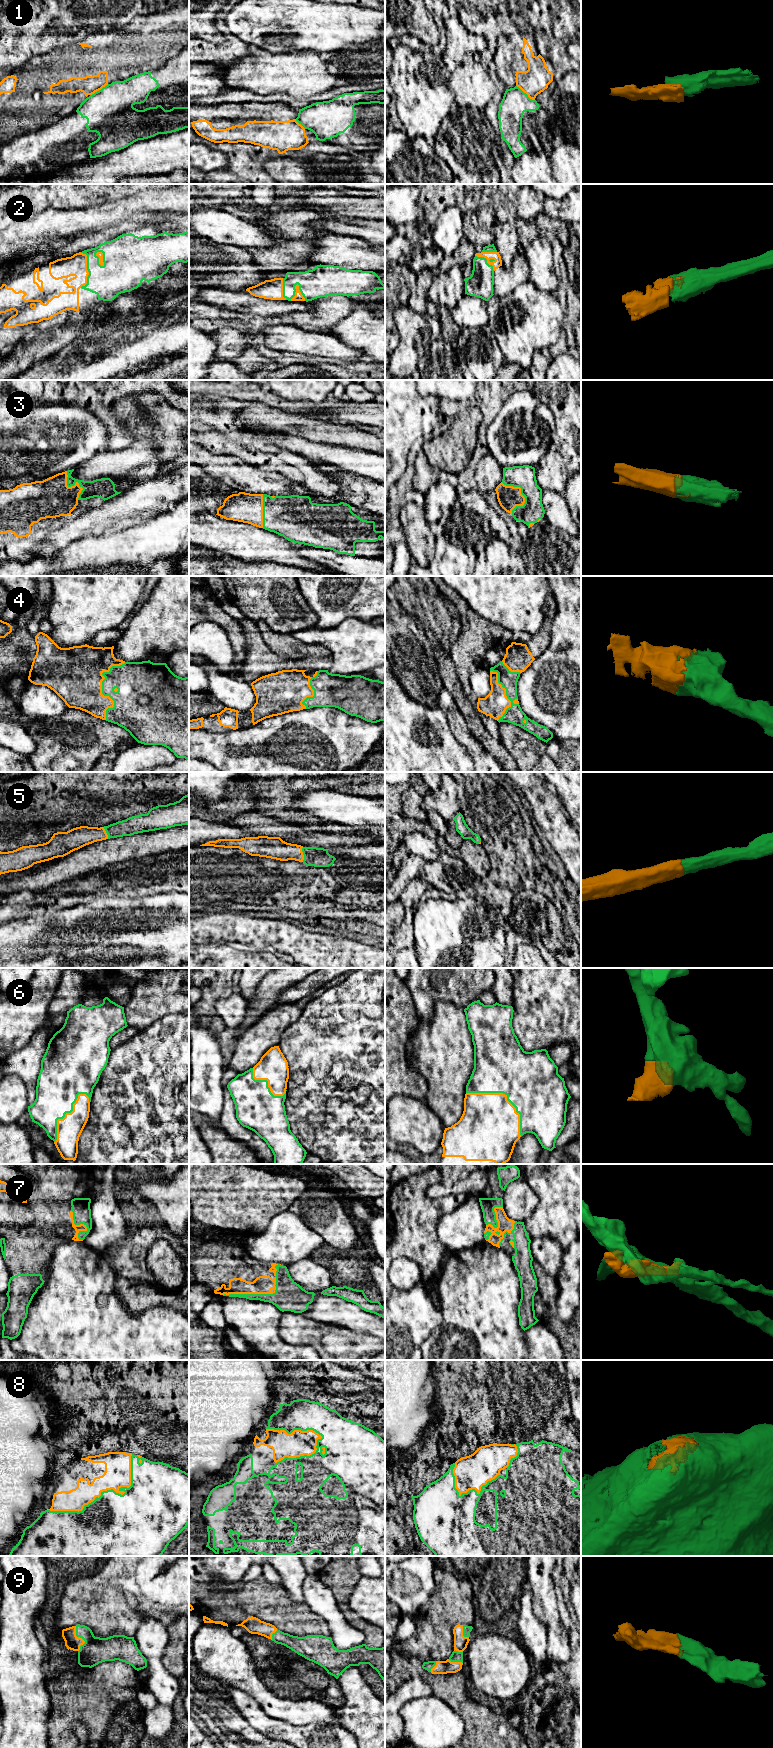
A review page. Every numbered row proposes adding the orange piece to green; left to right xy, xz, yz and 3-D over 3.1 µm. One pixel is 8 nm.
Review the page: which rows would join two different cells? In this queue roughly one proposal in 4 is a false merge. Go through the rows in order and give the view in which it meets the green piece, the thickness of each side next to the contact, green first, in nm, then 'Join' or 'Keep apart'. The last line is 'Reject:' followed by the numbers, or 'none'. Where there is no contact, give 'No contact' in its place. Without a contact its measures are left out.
1: Touches green in yz. Thickness 220 nm (green) against 220 nm. Keep apart
2: Touches green in xy. Thickness 280 nm (green) against 170 nm. Join
3: Touches green in yz. Thickness 180 nm (green) against 180 nm. Join
4: Touches green in xy. Thickness 280 nm (green) against 440 nm. Join
5: Touches green in xz. Thickness 160 nm (green) against 180 nm. Join
6: Touches green in yz. Thickness 460 nm (green) against 460 nm. Join
7: Touches green in xz. Thickness 240 nm (green) against 140 nm. Join
8: Touches green in xy. Thickness 440 nm (green) against 220 nm. Join
9: Touches green in xy. Thickness 220 nm (green) against 120 nm. Join
Reject: 1

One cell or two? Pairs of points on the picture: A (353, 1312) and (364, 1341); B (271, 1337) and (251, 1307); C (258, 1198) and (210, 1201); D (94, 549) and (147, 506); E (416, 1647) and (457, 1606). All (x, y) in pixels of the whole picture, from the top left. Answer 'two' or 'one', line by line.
A: two
B: one
C: one
D: two
E: one

